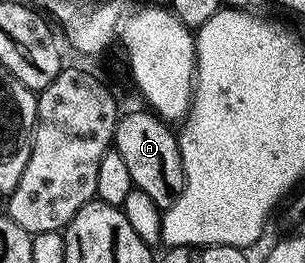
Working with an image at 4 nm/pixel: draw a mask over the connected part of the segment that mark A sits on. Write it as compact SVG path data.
M149 109L134 110L131 114L123 113L114 129L113 149L124 156L124 164L132 176L135 187L145 192L159 210L165 211L184 192L184 164L180 156L177 133L157 114Z

